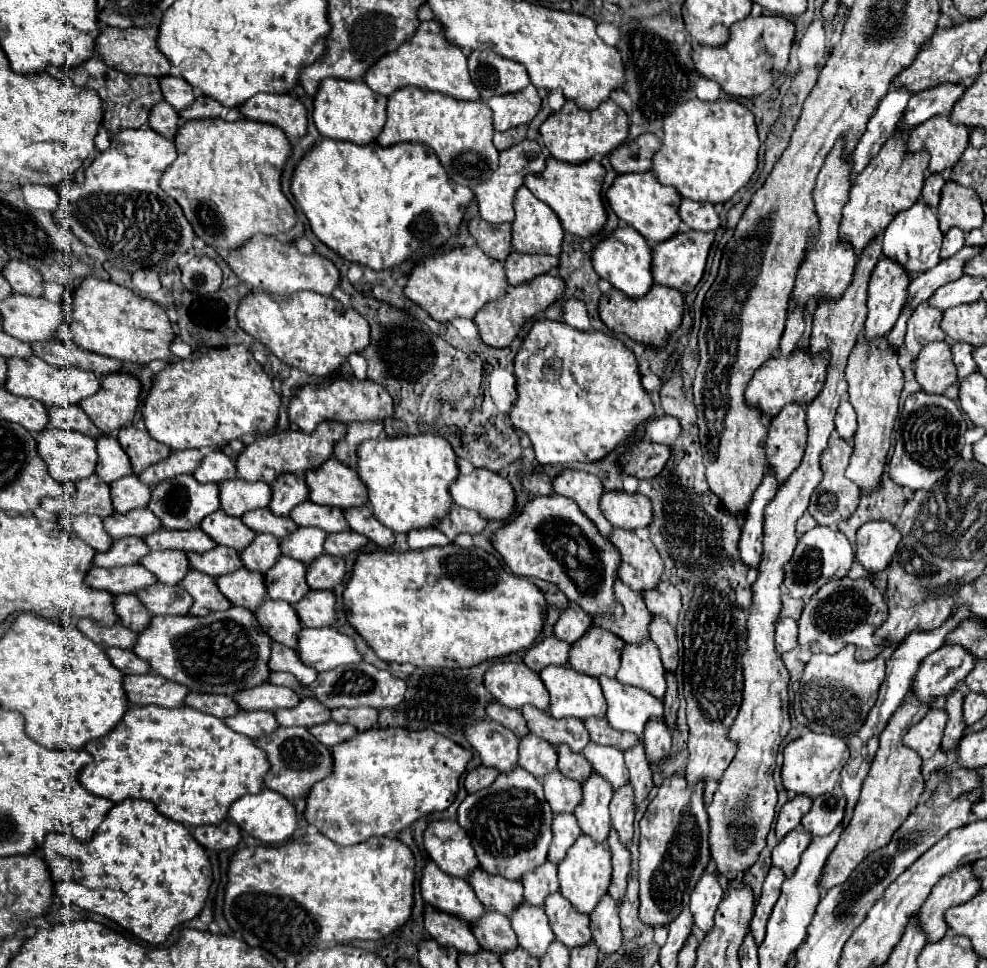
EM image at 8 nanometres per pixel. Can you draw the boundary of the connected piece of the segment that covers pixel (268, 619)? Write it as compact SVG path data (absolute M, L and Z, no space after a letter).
M266 599L266 603L258 607L254 615L276 643L298 649L298 633L302 631L302 621L298 619L298 613L292 605Z

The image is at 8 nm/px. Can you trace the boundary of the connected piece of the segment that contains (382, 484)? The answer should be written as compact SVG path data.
M404 435L366 441L358 447L358 475L368 485L374 517L394 533L436 527L454 505L450 485L458 479L458 461L452 445L438 435Z

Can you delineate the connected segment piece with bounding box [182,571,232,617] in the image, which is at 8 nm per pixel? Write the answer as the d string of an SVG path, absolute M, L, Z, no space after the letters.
M190 571L186 579L182 581L182 587L194 597L194 607L190 615L208 615L212 611L226 611L232 607L232 603L220 593L216 579L210 579L210 575L200 571Z

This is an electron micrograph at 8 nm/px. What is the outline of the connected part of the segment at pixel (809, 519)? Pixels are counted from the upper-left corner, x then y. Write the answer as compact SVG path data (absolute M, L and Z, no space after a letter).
M804 513L802 517L800 517L800 521L798 521L798 527L796 527L796 533L798 533L798 537L802 537L806 531L810 531L810 529L814 529L818 523L816 523L816 519L810 515L810 513Z

